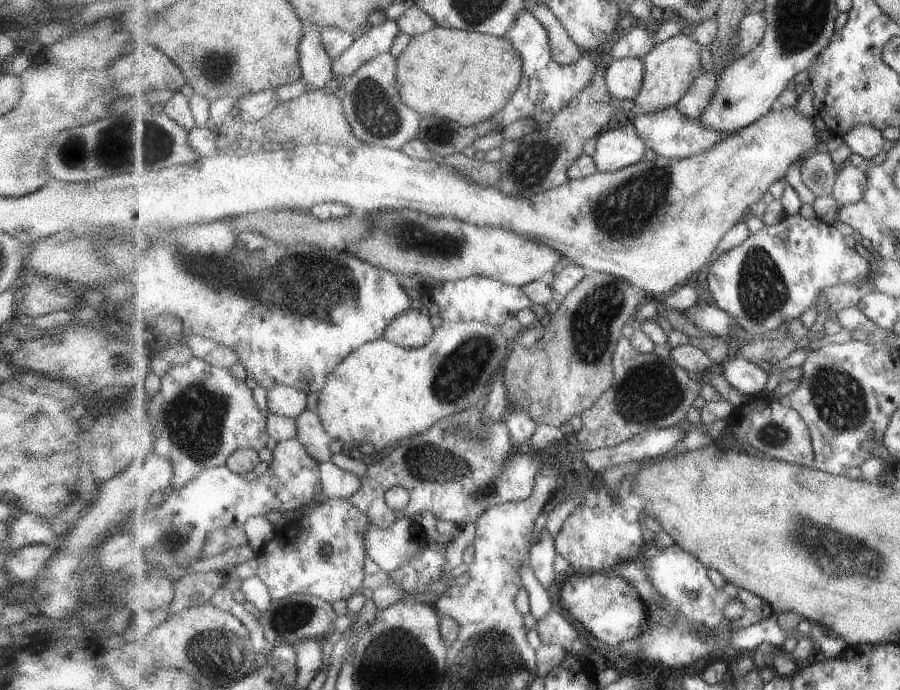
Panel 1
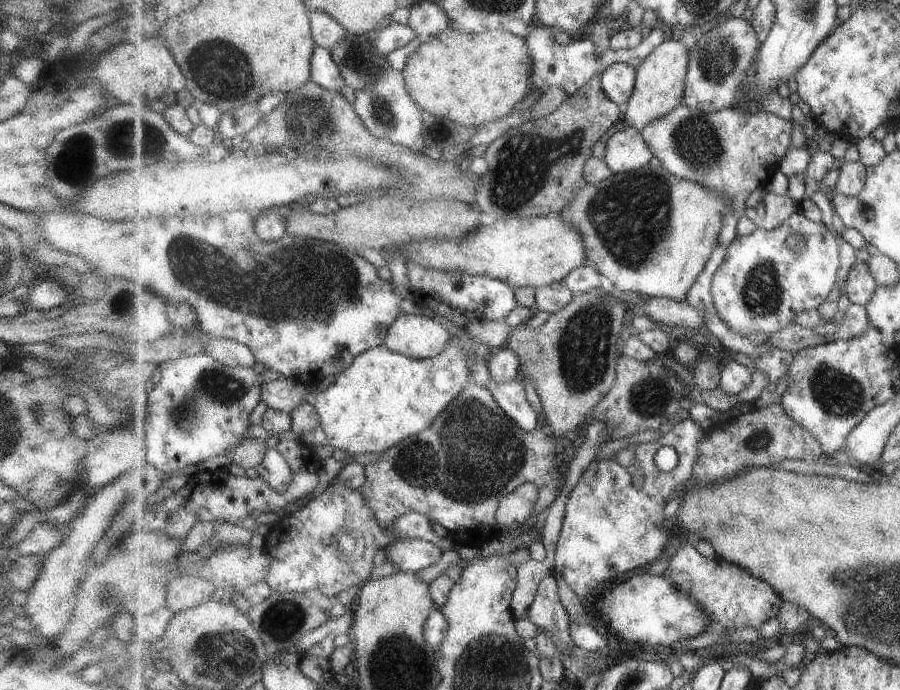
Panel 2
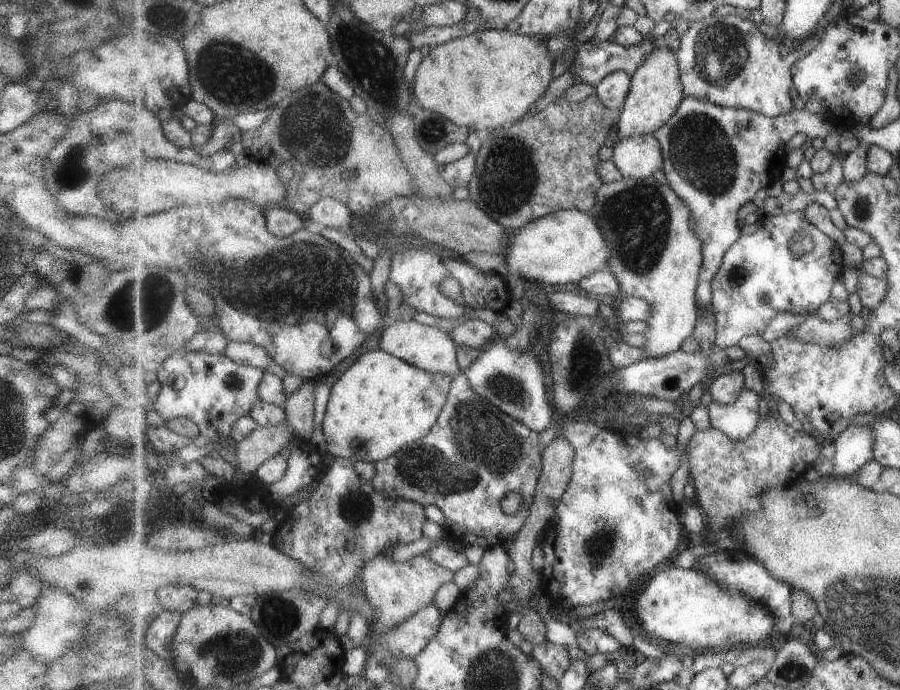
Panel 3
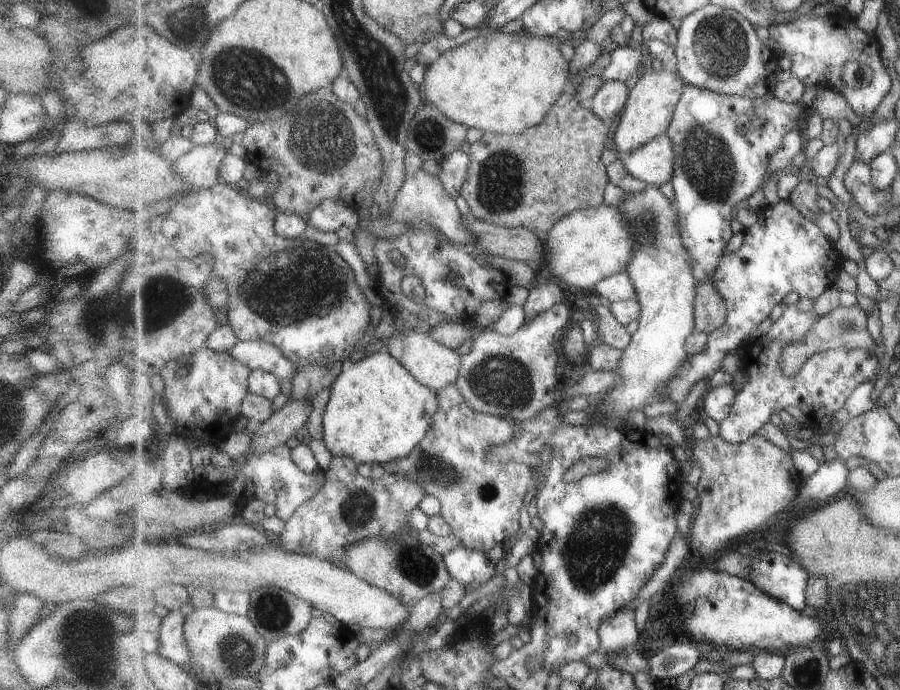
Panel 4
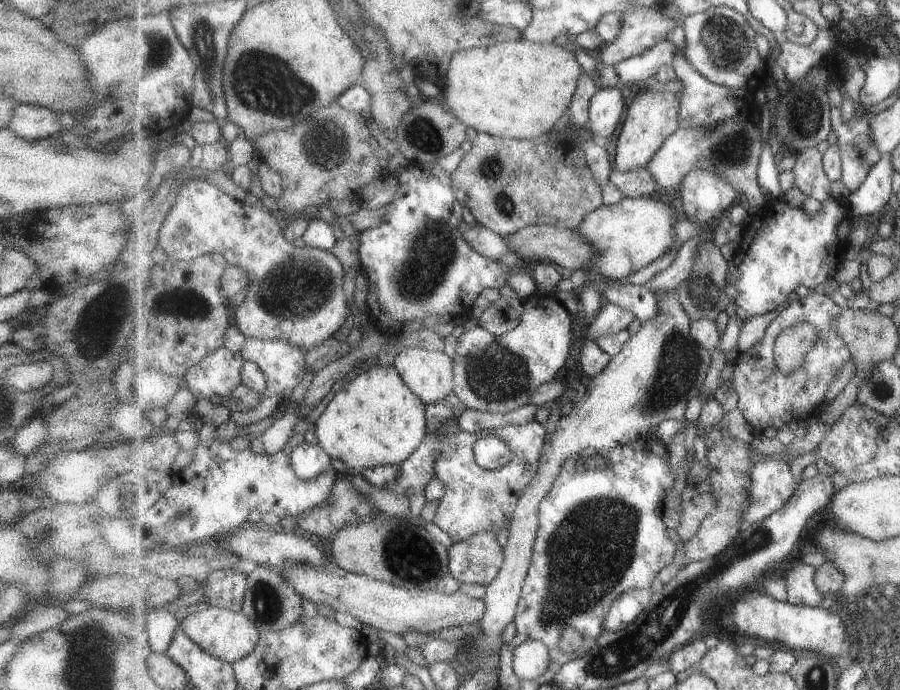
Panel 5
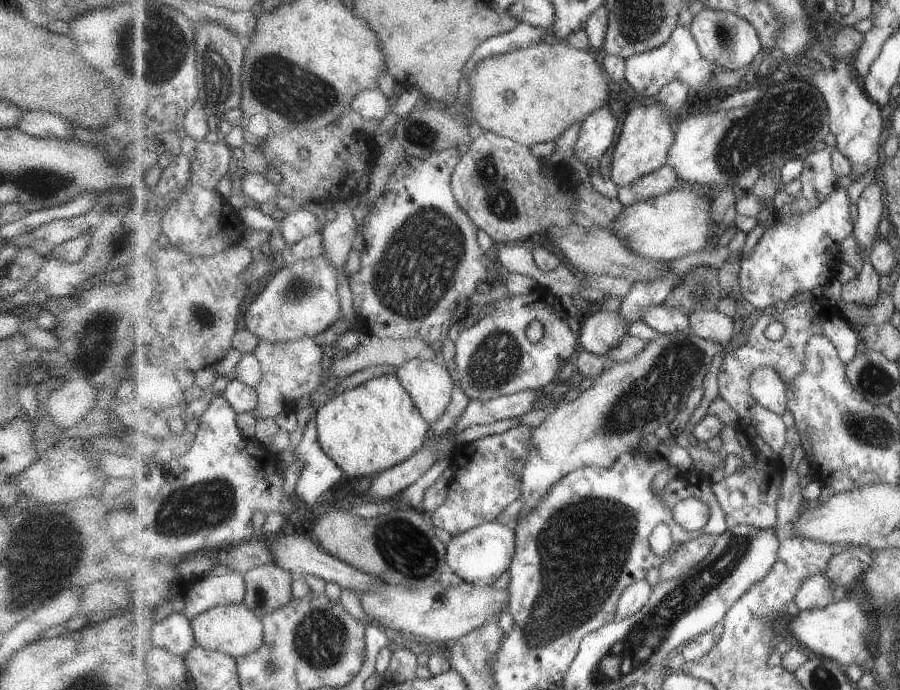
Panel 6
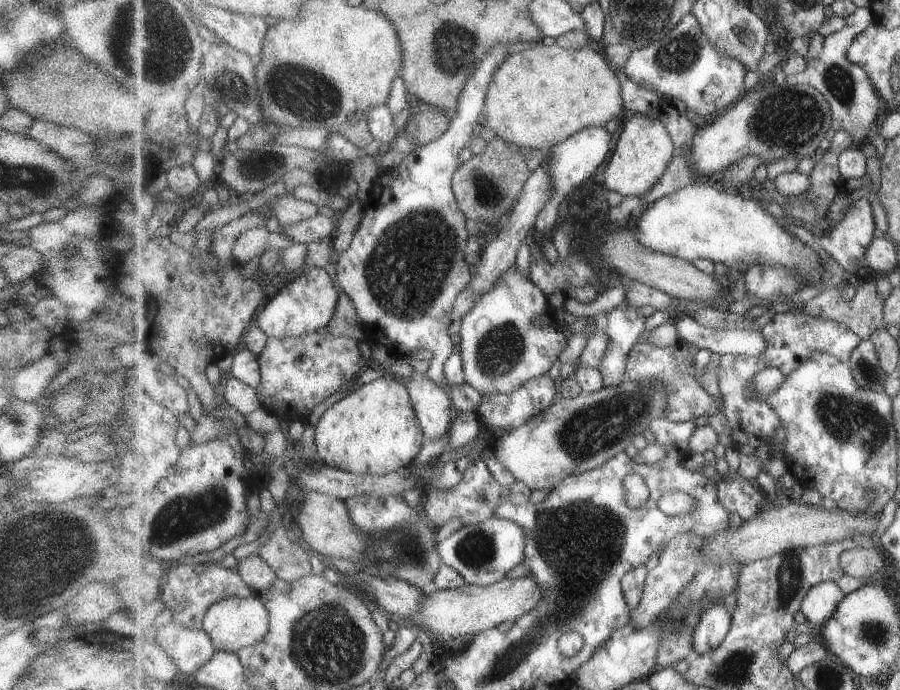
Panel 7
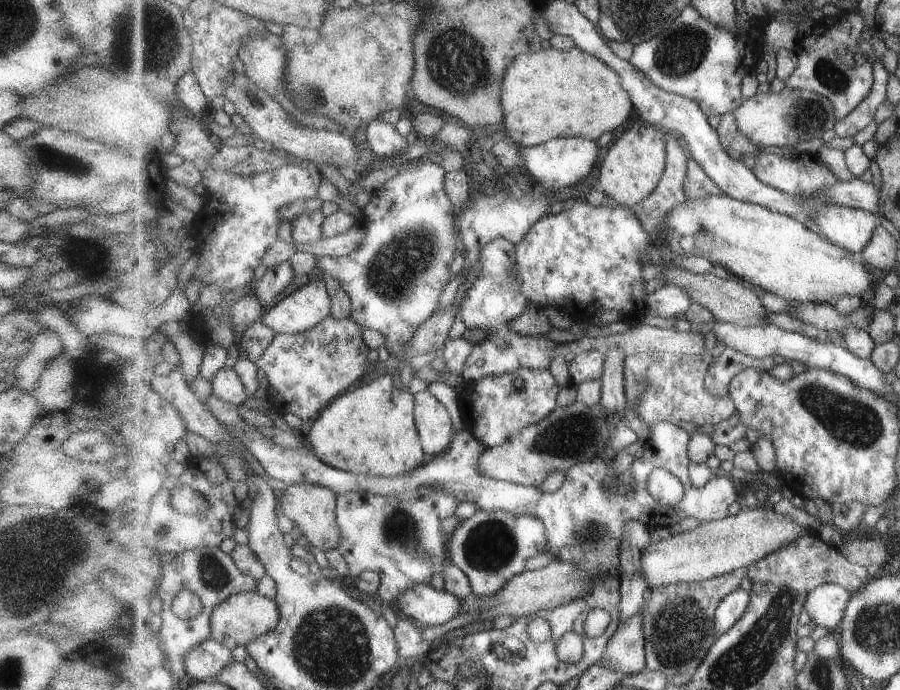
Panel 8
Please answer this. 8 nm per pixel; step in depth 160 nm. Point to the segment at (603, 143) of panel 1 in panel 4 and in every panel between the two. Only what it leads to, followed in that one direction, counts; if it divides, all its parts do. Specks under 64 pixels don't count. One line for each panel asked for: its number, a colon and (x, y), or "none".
2: (627, 150)
3: (640, 157)
4: (653, 163)

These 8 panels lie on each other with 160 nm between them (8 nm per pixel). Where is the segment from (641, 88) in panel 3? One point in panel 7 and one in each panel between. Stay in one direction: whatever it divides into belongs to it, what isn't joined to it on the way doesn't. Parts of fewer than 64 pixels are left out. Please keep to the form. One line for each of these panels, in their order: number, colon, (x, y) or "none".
4: (649, 110)
5: (652, 117)
6: (648, 132)
7: (644, 151)

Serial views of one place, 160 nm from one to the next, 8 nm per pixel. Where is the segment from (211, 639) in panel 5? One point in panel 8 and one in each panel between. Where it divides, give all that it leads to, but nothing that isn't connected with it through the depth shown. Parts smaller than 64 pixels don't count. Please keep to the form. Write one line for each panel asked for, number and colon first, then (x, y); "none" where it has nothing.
6: (234, 629)
7: (234, 623)
8: (245, 617)

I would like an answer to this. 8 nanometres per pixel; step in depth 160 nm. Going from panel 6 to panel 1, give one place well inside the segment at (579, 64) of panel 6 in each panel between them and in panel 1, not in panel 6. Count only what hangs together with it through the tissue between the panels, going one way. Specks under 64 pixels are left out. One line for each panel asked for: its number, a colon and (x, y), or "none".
1: (467, 76)
2: (472, 78)
3: (491, 78)
4: (503, 82)
5: (518, 89)

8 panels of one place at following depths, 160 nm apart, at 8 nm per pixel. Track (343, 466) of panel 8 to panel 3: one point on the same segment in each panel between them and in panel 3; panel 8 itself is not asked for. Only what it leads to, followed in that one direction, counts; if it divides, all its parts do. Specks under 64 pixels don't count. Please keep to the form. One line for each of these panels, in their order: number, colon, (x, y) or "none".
3: (381, 404)
4: (377, 412)
5: (375, 419)
6: (366, 430)
7: (374, 430)

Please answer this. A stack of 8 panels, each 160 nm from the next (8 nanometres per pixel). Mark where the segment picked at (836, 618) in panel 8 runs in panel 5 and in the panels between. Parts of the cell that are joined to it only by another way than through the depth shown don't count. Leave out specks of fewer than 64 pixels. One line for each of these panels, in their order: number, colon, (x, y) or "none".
5: (801, 589)
6: (817, 591)
7: (822, 602)

